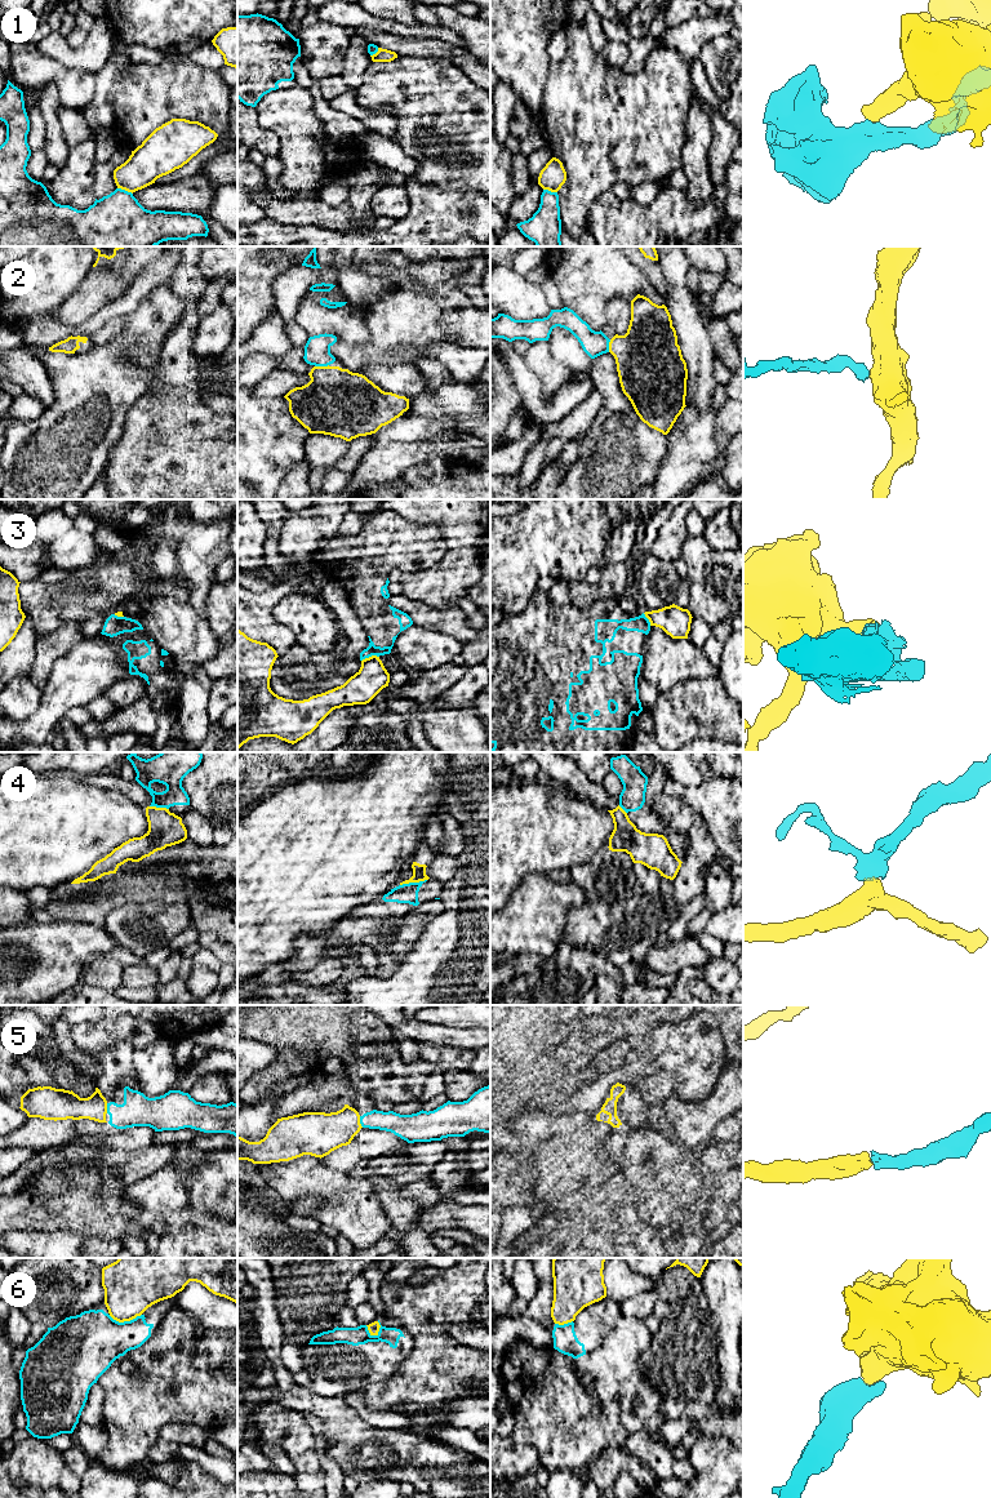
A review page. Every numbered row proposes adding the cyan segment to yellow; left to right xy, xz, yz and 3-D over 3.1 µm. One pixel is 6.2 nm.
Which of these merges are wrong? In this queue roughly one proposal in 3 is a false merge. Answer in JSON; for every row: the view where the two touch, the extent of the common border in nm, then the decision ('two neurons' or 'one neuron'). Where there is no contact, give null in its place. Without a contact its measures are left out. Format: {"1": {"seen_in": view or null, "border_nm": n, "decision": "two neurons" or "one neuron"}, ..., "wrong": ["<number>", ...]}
{"1": {"seen_in": "xy", "border_nm": 100, "decision": "two neurons"}, "2": {"seen_in": "xz", "border_nm": 90, "decision": "one neuron"}, "3": {"seen_in": "xz", "border_nm": 120, "decision": "two neurons"}, "4": {"seen_in": "xz", "border_nm": 170, "decision": "two neurons"}, "5": {"seen_in": "xz", "border_nm": 80, "decision": "one neuron"}, "6": {"seen_in": "xy", "border_nm": 200, "decision": "two neurons"}, "wrong": ["1", "3", "4", "6"]}

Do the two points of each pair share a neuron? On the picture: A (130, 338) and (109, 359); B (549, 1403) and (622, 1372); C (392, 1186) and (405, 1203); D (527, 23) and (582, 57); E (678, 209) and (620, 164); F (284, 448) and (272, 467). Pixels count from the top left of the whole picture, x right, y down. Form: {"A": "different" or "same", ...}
{"A": "same", "B": "same", "C": "same", "D": "different", "E": "different", "F": "same"}

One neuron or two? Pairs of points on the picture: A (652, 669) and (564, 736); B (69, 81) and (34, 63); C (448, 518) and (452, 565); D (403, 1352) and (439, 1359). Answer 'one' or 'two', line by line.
A: two
B: one
C: one
D: two

